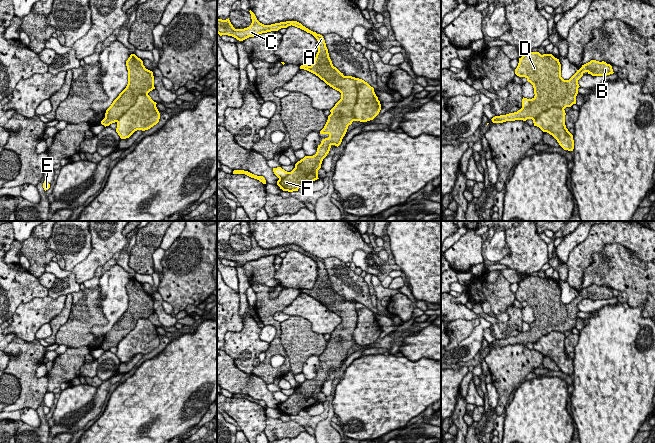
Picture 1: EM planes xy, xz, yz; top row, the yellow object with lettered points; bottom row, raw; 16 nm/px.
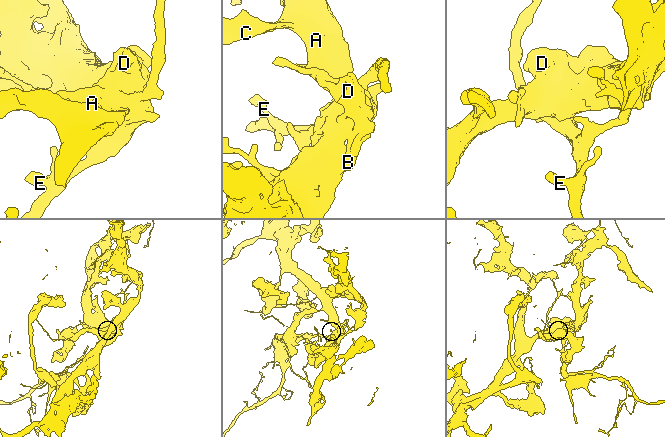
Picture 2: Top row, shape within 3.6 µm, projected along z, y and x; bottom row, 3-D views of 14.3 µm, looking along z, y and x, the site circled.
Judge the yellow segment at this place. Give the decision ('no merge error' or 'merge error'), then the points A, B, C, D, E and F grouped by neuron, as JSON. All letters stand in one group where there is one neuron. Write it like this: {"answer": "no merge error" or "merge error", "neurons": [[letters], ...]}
{"answer": "merge error", "neurons": [["A", "B", "C", "D", "F"], ["E"]]}

